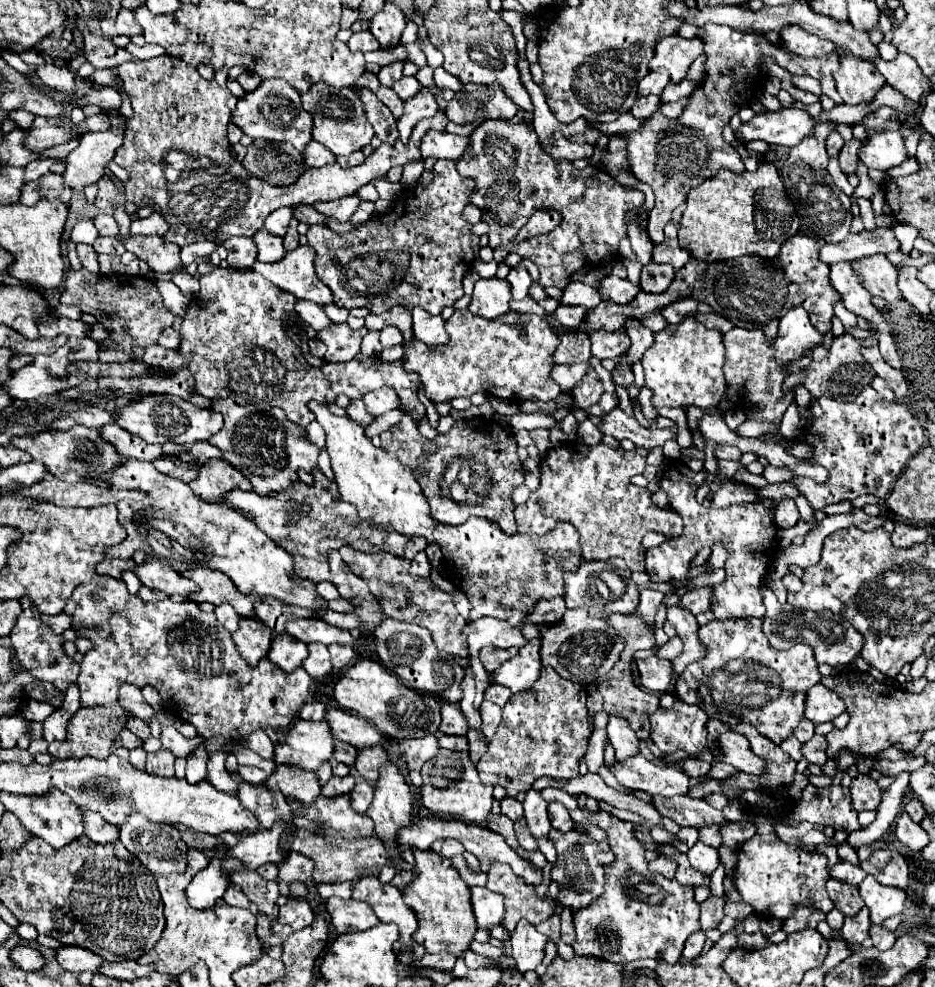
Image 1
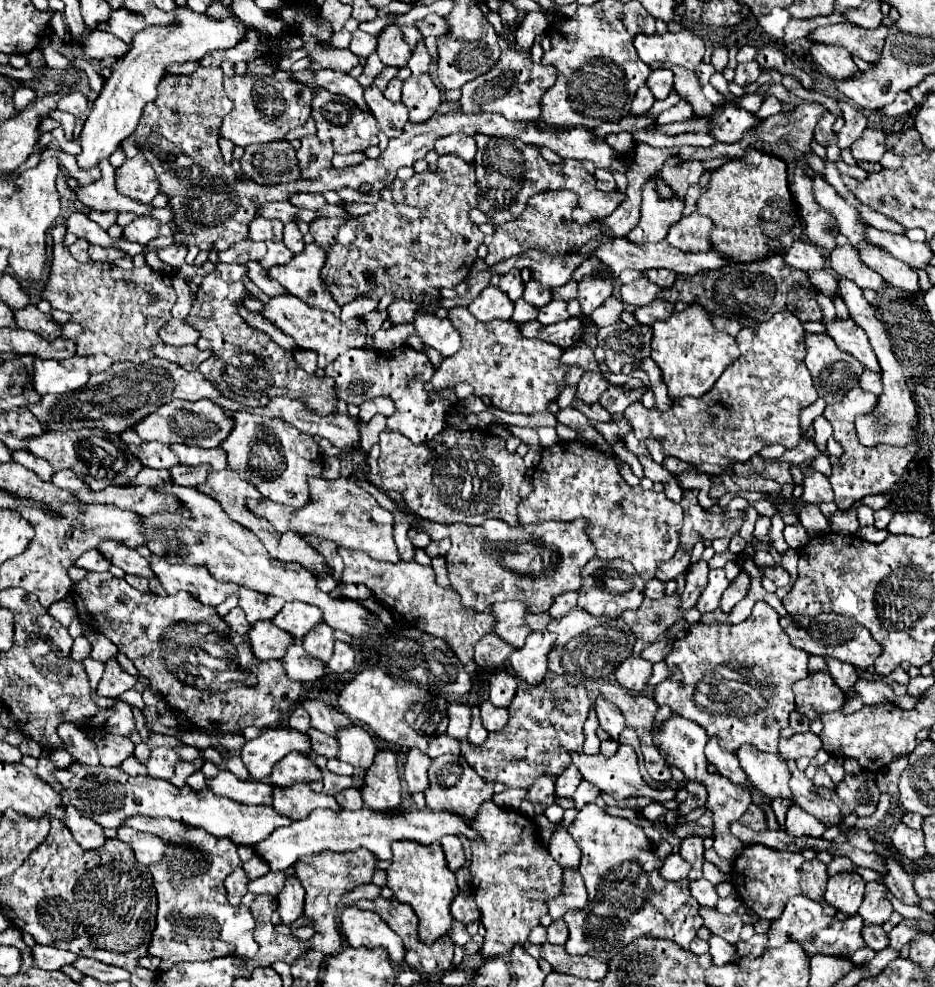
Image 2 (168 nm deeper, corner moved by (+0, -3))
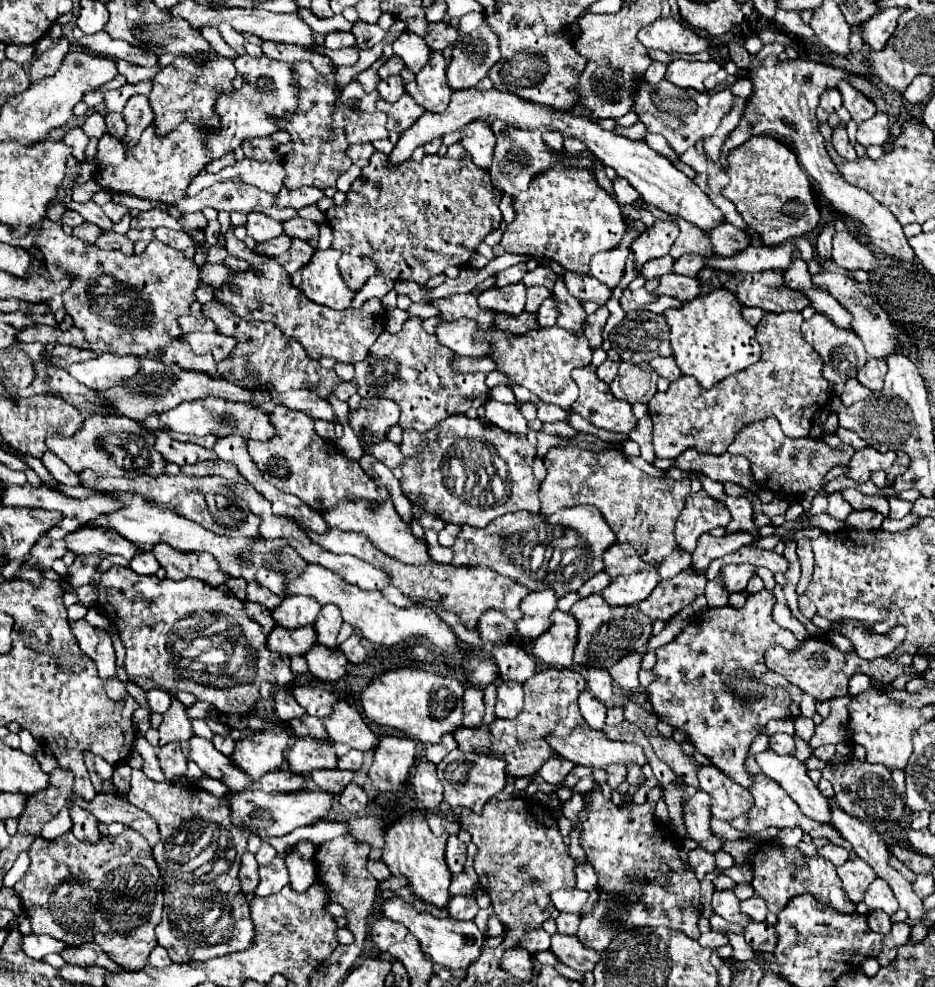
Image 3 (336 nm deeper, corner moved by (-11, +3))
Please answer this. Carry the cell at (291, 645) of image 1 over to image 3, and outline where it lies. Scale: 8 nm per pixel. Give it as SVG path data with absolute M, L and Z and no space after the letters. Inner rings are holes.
M314 643L304 657L308 661L308 671L320 681L336 681L346 673L348 659L340 649L328 649Z

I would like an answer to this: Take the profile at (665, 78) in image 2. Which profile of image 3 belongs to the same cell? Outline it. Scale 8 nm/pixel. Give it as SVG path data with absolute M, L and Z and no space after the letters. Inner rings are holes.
M676 59L668 65L666 71L666 81L670 81L676 87L694 87L694 89L704 89L704 79L708 75L718 73L720 65L714 61L700 63L700 61L684 61Z

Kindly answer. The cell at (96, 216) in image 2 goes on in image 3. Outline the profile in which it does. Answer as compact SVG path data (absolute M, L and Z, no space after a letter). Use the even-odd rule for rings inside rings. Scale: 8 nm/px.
M108 201L106 205L102 205L102 211L104 211L106 217L110 217L114 223L118 223L124 215L128 215L128 207L124 207L122 203L116 203L116 201Z

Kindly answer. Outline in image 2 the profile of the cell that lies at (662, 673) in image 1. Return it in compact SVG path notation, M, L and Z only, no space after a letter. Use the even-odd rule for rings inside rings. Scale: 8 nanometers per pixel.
M629 657L615 669L615 681L629 693L639 695L645 689L645 681L651 677L651 663L641 657Z

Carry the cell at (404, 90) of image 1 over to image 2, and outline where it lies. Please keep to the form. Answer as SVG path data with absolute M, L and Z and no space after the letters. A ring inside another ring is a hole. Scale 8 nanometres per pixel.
M393 79L393 81L387 85L387 89L383 91L383 95L385 95L387 99L391 99L391 101L401 101L401 87L403 87L403 81Z

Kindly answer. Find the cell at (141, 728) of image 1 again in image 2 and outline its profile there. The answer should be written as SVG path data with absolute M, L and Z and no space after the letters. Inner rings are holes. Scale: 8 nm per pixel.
M117 699L113 705L113 715L107 719L105 729L109 733L117 733L117 735L129 735L135 731L135 721L133 721L133 711L131 705L127 705L125 701Z

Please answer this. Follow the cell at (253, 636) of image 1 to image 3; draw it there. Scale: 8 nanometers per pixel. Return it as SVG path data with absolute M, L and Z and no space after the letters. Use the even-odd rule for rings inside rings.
M276 625L268 635L268 649L284 655L304 655L316 643L314 627L298 627L286 629Z

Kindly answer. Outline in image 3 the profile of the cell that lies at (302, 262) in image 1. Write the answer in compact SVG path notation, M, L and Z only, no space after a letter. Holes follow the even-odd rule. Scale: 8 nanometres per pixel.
M332 247L316 249L310 263L290 275L294 287L300 287L304 295L318 305L326 305L330 309L348 309L354 293L348 291L340 277L338 259L340 251Z

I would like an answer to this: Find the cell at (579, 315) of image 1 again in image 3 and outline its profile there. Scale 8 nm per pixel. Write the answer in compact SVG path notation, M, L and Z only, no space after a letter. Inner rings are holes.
M548 297L540 309L538 309L538 319L540 319L540 327L552 327L556 325L556 319L558 319L558 307L556 307L556 301L552 297Z

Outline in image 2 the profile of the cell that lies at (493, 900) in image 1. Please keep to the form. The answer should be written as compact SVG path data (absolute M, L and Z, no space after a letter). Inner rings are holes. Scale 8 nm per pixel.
M459 893L455 897L455 901L451 901L451 915L461 921L461 923L469 923L469 921L475 921L479 919L479 911L477 911L477 905L473 901L473 895L471 893Z

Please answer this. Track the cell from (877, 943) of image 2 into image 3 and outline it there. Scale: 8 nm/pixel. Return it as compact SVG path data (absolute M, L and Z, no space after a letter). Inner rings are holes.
M882 911L868 913L868 927L880 935L888 935L892 931L892 921L888 915L882 915Z

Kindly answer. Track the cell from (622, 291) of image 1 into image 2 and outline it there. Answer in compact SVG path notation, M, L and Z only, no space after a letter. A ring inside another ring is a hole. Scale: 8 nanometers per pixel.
M643 277L643 279L637 279L637 281L629 283L629 285L623 285L621 287L621 297L623 297L625 303L635 305L635 307L637 305L651 305L657 299L659 291L661 291L659 285L647 281Z

